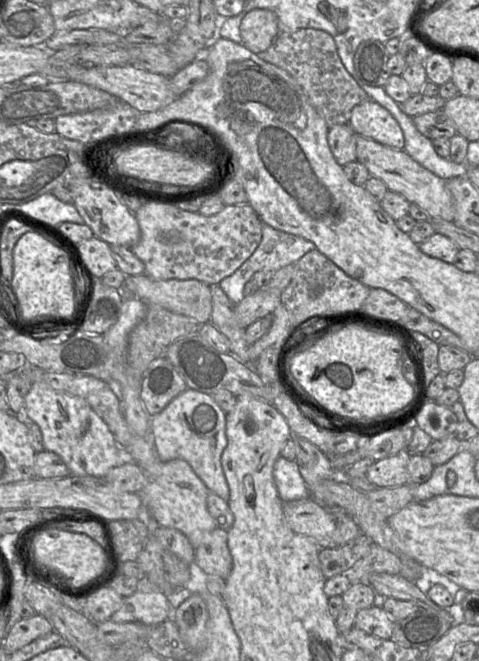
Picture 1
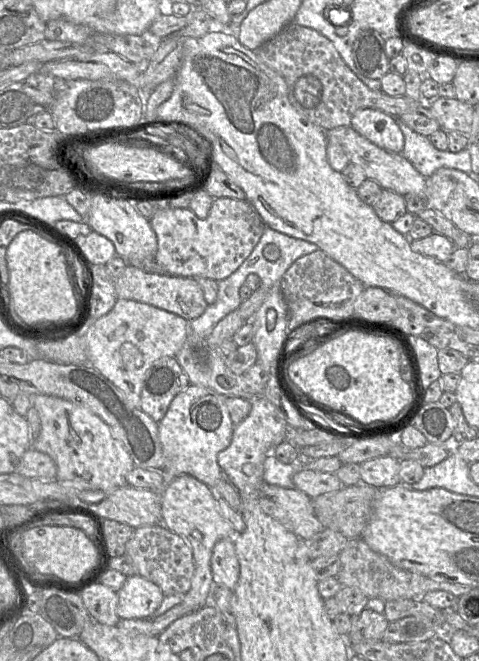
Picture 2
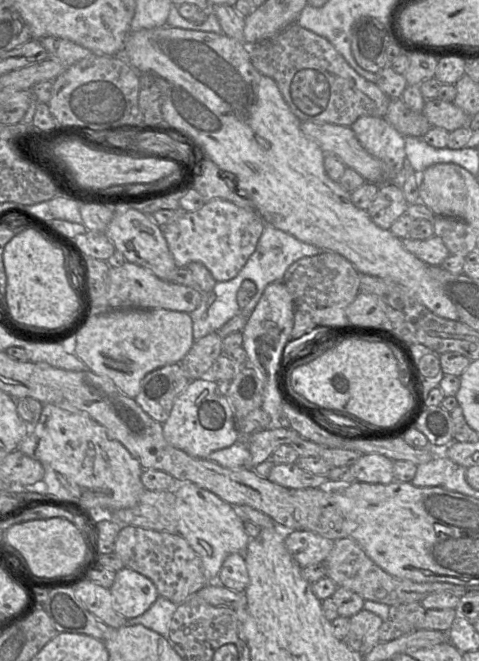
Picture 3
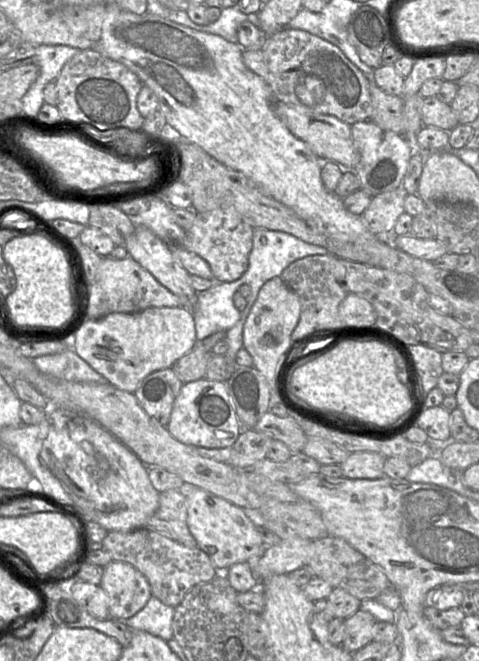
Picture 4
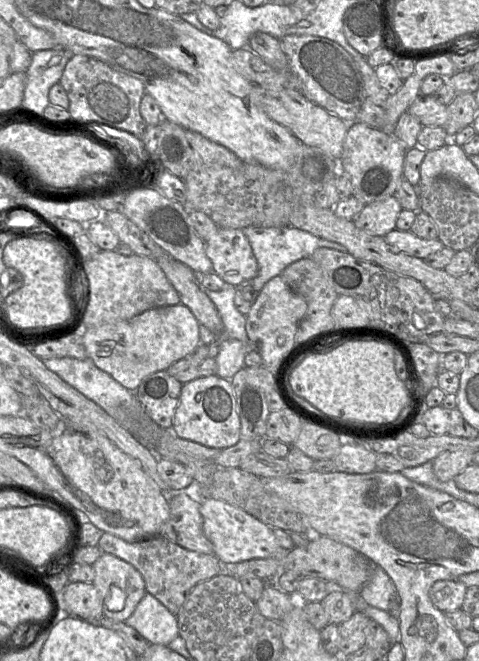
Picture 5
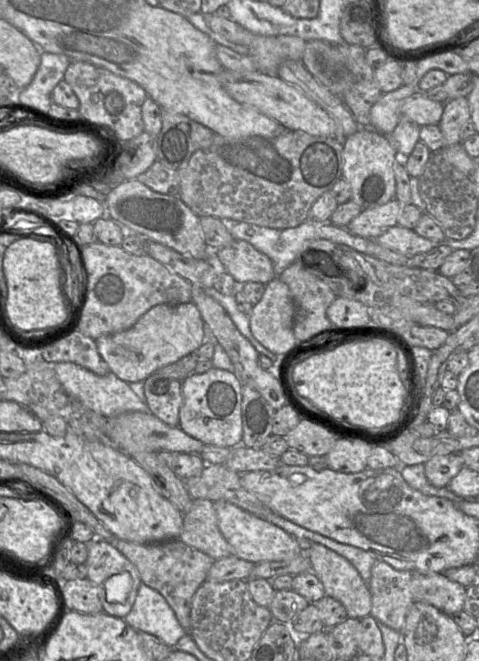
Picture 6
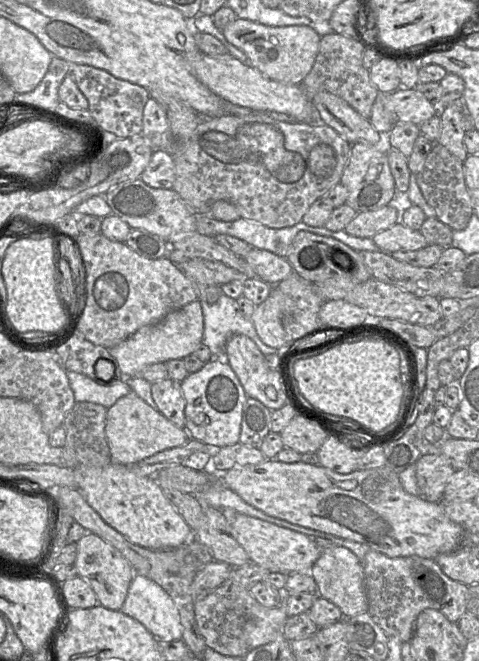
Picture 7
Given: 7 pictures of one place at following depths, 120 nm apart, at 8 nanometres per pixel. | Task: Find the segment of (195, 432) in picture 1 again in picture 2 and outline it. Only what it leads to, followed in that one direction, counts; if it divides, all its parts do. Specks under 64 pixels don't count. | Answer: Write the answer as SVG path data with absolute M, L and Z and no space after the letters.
M191 384L174 397L165 416L158 423L159 439L165 453L162 476L164 486L168 486L179 475L191 475L241 513L241 497L217 462L218 454L230 445L234 429L225 404L227 397L235 396L223 396L212 389Z

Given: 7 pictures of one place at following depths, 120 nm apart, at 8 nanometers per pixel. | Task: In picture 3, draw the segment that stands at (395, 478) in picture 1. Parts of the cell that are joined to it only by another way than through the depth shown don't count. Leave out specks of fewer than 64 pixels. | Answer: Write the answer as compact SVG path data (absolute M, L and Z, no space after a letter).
M363 454L352 466L356 481L372 484L389 484L394 481L394 461L379 454Z

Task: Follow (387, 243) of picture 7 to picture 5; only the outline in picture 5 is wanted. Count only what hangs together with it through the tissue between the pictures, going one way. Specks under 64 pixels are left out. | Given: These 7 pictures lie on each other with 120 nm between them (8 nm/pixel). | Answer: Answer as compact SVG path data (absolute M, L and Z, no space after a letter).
M398 229L390 231L384 236L384 239L392 247L421 259L444 248L444 244L438 238L422 239L411 231L401 231Z

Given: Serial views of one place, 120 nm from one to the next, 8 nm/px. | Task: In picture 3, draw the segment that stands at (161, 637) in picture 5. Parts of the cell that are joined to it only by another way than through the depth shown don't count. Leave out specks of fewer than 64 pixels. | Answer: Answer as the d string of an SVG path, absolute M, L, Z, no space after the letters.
M160 596L142 615L128 619L127 625L142 625L168 639L172 617L178 604Z

